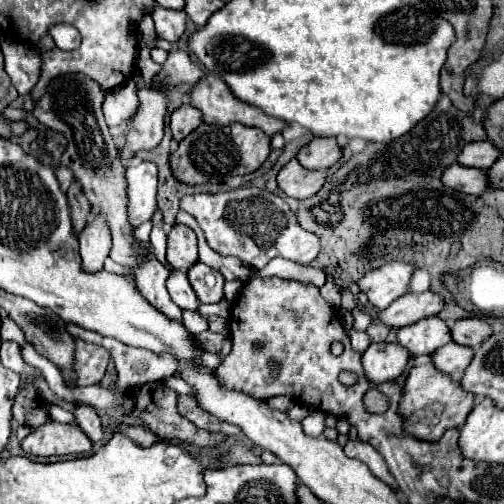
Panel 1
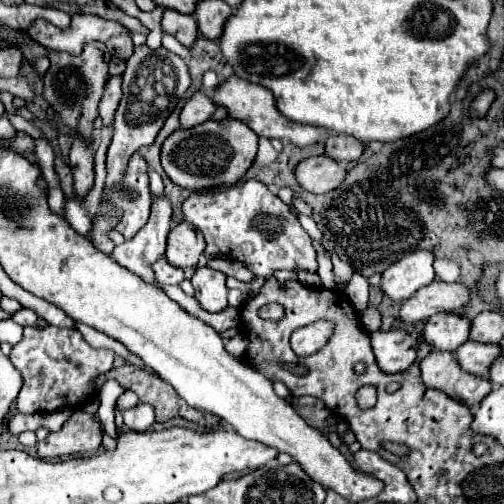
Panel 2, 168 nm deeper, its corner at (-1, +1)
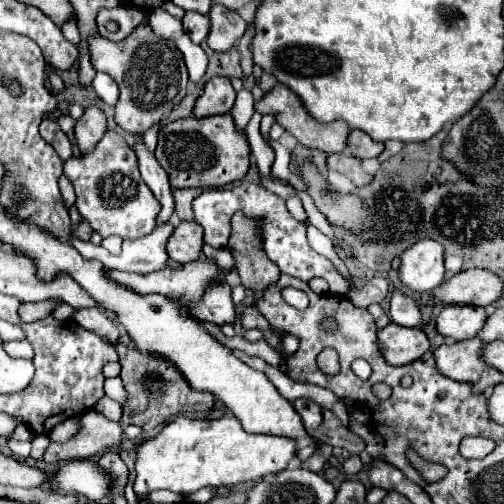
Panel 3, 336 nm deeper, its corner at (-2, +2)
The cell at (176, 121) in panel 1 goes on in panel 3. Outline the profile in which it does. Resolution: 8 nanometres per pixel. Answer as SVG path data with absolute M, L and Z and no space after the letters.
M212 78L206 86L202 96L196 100L194 116L206 118L214 114L228 114L234 106L236 92L230 84L230 78Z

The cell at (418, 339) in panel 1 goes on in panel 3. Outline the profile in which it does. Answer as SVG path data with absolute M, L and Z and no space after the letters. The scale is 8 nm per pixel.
M450 304L446 306L440 316L438 316L438 332L454 338L454 340L468 340L482 330L488 314L486 308L482 306L460 306L460 304Z

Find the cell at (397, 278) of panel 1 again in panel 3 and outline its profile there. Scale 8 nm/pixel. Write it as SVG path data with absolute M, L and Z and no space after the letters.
M422 240L402 254L400 280L416 292L434 290L444 282L444 248L434 240Z

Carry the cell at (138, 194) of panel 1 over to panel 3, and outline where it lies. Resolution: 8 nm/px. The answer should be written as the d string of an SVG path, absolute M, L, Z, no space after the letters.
M108 130L94 150L68 158L64 162L64 176L76 190L76 208L80 216L88 220L92 230L102 238L112 234L120 238L140 238L154 230L160 202L154 198L146 182L142 182L136 154L118 132Z

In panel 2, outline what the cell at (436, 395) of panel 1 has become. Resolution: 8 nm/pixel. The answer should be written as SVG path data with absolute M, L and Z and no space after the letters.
M431 351L421 361L421 379L429 389L439 389L449 397L463 401L467 407L481 403L491 391L489 379L465 373L449 351Z

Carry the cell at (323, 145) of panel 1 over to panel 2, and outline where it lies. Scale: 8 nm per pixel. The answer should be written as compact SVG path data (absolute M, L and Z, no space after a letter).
M331 135L325 143L325 153L333 159L337 159L337 163L351 163L355 159L359 159L363 153L363 143L357 141L355 137L349 135Z

